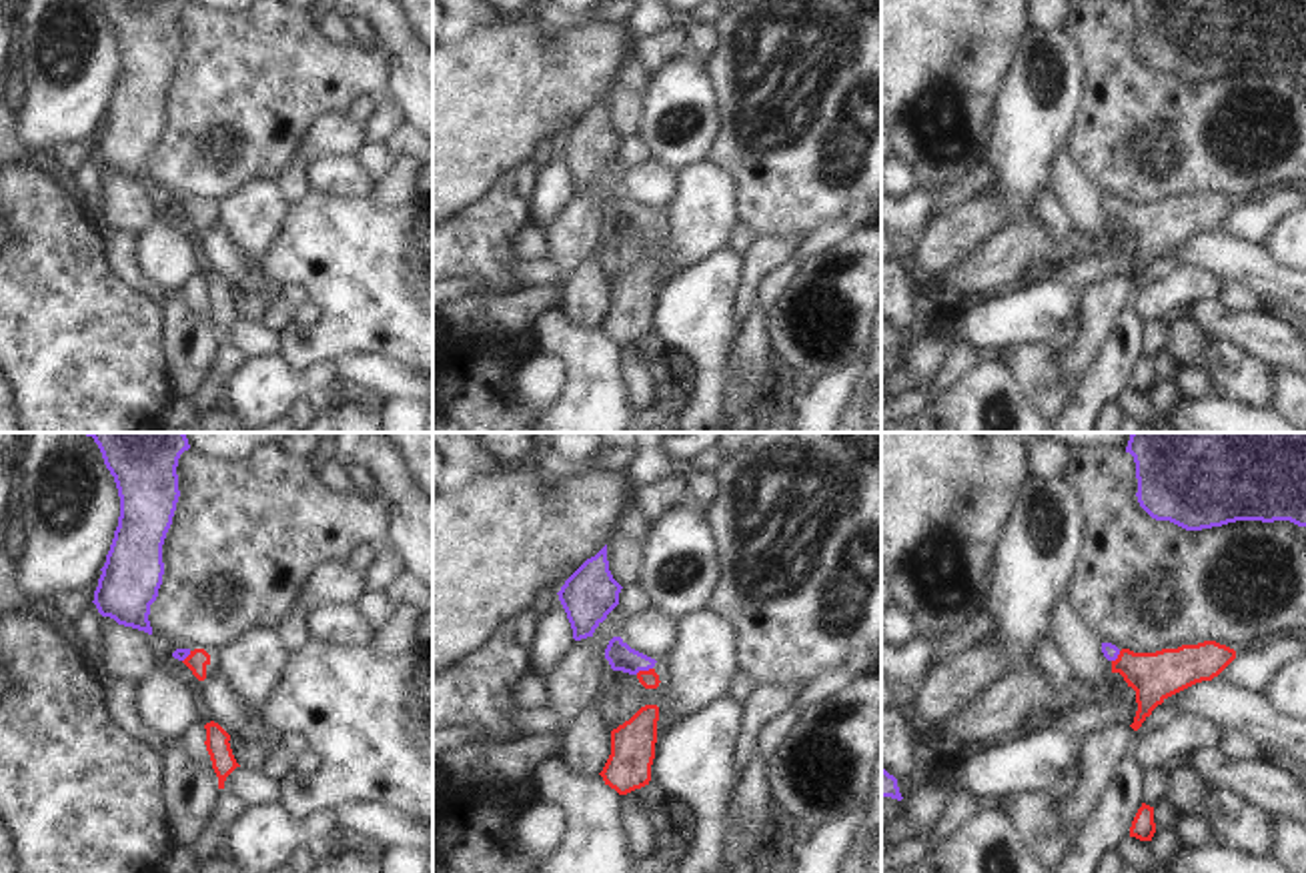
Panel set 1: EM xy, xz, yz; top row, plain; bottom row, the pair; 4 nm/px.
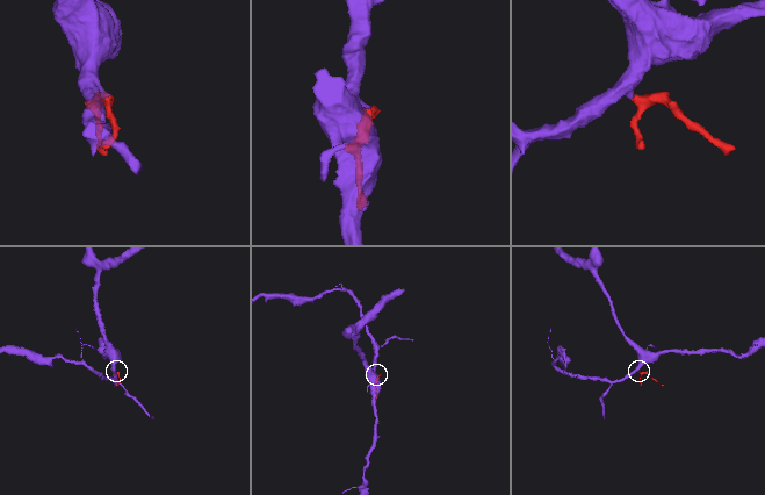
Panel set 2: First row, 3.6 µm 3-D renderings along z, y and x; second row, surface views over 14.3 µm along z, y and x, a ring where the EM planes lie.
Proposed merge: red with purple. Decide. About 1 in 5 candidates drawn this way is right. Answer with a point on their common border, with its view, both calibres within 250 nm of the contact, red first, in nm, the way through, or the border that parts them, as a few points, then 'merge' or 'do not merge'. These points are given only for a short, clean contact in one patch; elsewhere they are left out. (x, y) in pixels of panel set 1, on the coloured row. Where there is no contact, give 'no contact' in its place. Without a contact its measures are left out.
contact xz (643, 671); calibres 80 and 110 nm; way xz (649, 679), (643, 671), (621, 657); merge

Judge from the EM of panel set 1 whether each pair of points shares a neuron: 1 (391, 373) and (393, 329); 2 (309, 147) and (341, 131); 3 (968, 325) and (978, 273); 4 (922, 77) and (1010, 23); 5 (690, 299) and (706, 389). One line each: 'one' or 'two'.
1: two
2: one
3: two
4: one
5: one

